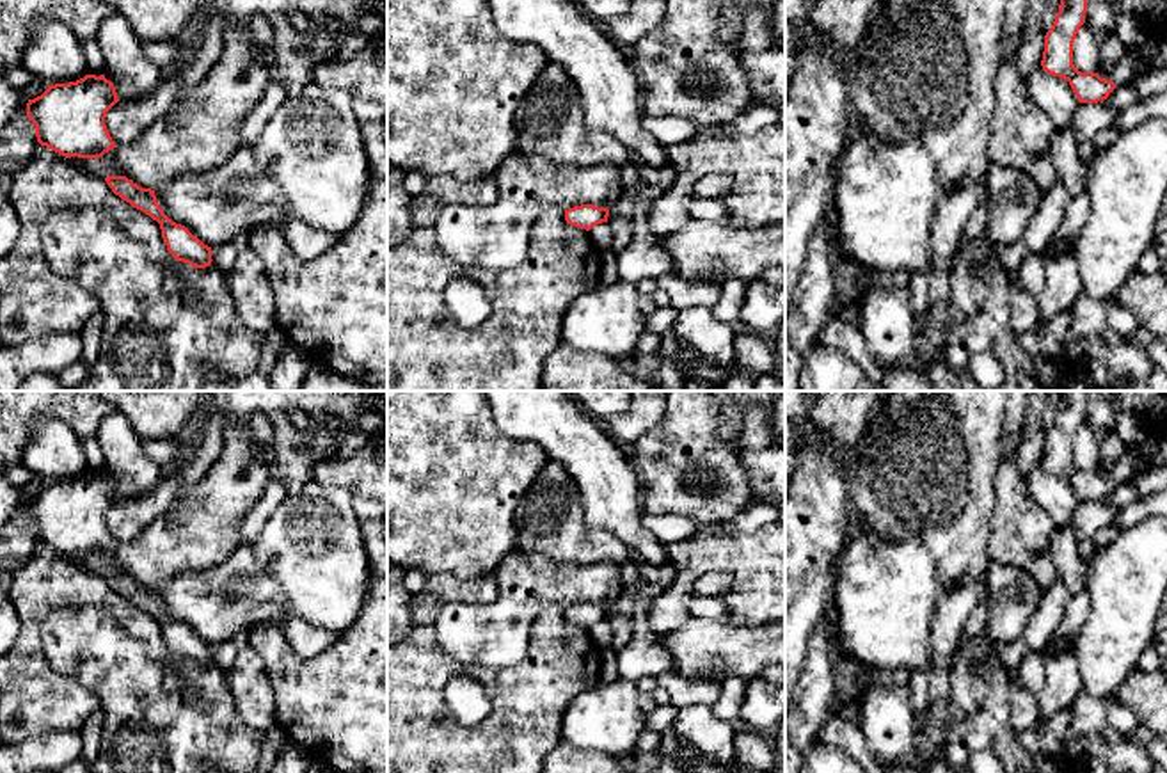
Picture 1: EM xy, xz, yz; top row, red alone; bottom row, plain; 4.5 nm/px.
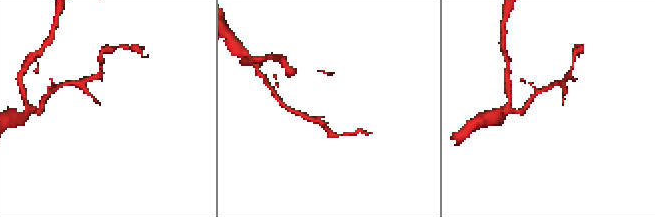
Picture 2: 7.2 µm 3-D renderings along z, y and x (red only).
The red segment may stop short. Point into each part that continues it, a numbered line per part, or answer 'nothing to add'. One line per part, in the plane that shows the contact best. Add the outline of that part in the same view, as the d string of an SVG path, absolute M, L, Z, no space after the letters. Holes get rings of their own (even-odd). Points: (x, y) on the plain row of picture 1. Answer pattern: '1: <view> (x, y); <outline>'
nothing to add

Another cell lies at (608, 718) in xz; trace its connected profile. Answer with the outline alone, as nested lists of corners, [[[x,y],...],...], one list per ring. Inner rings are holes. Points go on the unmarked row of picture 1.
[[[616,679],[570,700],[561,723],[561,739],[577,750],[618,757],[636,750],[645,727],[647,714],[639,707],[636,684]]]

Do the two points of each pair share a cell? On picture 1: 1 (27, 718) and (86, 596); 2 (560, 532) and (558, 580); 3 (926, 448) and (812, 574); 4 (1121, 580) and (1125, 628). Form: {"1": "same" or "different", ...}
{"1": "same", "2": "different", "3": "different", "4": "same"}

